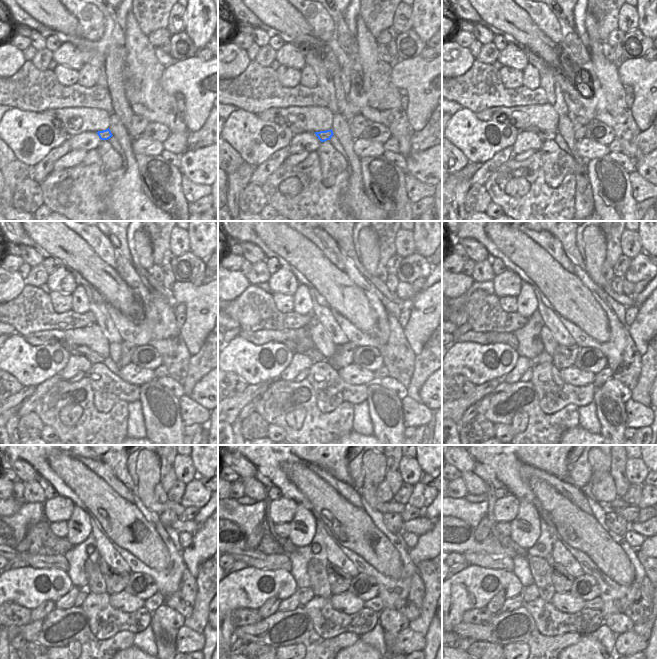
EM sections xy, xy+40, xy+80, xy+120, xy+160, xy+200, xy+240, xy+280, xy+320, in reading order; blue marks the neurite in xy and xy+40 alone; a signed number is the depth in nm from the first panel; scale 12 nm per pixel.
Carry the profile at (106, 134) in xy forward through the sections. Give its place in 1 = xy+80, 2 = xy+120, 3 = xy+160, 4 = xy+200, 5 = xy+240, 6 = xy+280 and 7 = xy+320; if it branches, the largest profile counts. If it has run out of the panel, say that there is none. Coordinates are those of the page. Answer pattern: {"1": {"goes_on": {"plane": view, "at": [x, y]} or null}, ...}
{"1": {"goes_on": {"plane": "xy+80", "at": [543, 134]}}, "2": {"goes_on": {"plane": "xy+120", "at": [93, 357]}}, "3": {"goes_on": {"plane": "xy+160", "at": [312, 353]}}, "4": {"goes_on": {"plane": "xy+200", "at": [509, 338]}}, "5": {"goes_on": {"plane": "xy+240", "at": [35, 561]}}, "6": {"goes_on": {"plane": "xy+280", "at": [253, 558]}}, "7": {"goes_on": {"plane": "xy+320", "at": [498, 562]}}}

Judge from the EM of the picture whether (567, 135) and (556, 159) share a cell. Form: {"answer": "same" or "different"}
{"answer": "different"}

